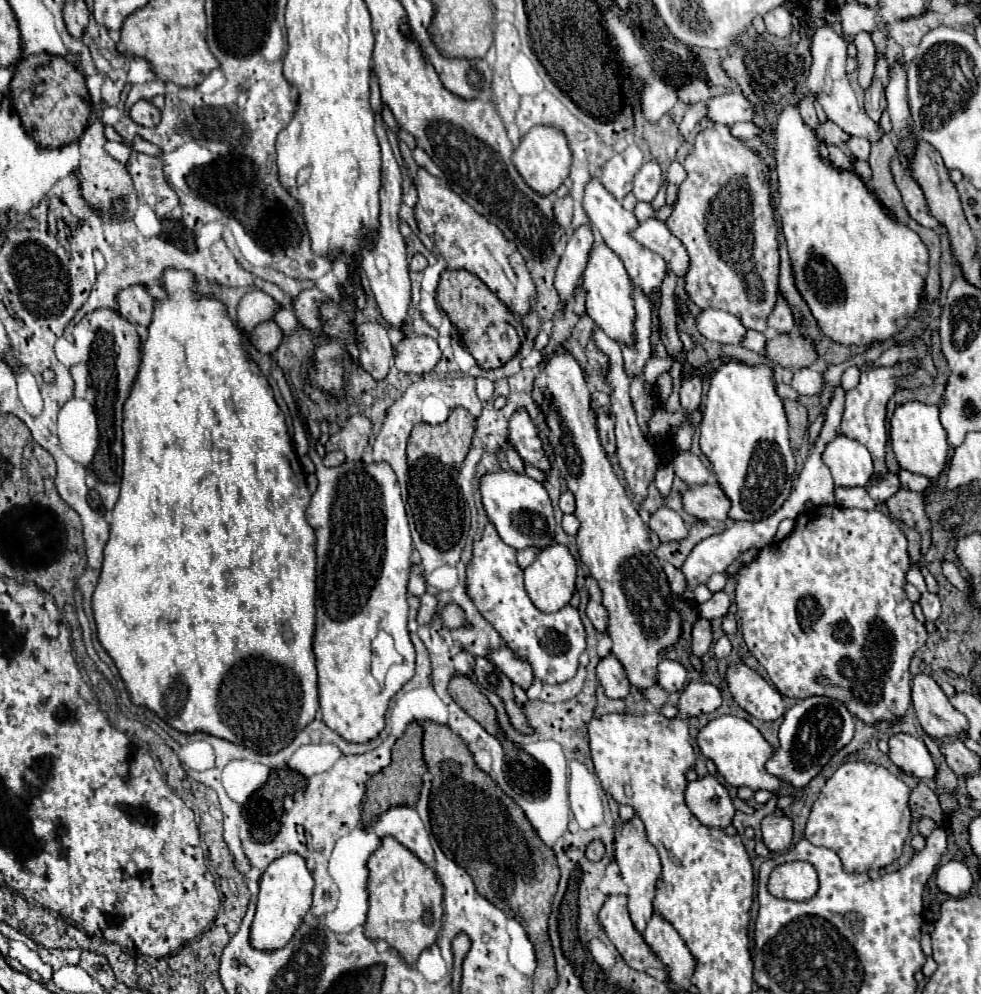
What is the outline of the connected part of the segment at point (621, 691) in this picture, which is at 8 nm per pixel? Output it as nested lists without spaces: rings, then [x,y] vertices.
[[[612,653],[598,663],[596,675],[598,675],[598,681],[600,681],[606,697],[624,699],[628,695],[630,681],[626,677],[626,671],[622,669],[622,663]]]

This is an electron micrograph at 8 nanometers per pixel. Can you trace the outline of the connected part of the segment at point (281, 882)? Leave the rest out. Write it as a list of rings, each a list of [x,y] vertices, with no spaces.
[[[288,853],[288,855],[282,855],[280,859],[276,859],[268,865],[264,875],[260,877],[256,915],[254,915],[254,921],[250,925],[250,945],[256,951],[270,953],[270,951],[286,947],[286,943],[298,931],[304,915],[310,911],[312,887],[314,887],[312,873],[308,871],[306,861],[300,855]]]

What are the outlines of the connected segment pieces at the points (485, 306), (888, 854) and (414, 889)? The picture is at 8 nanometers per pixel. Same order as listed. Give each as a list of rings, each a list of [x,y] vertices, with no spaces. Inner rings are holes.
[[[464,269],[442,271],[440,285],[436,289],[436,301],[456,327],[464,347],[470,351],[470,355],[482,369],[496,369],[518,351],[524,339],[522,323],[514,319],[506,305],[502,305],[502,301],[476,275]]]
[[[868,761],[844,763],[826,781],[814,801],[806,823],[806,839],[832,849],[840,857],[846,873],[878,871],[902,855],[912,821],[908,797],[908,785],[888,769]]]
[[[394,837],[382,839],[382,847],[374,851],[372,857],[368,859],[368,871],[370,871],[368,875],[370,909],[368,909],[368,921],[364,925],[364,933],[372,941],[386,941],[388,947],[396,949],[408,965],[414,965],[420,953],[436,943],[438,933],[442,929],[442,885],[438,885],[434,871],[422,865],[422,861],[418,861],[418,857],[414,857],[406,847],[394,841]]]

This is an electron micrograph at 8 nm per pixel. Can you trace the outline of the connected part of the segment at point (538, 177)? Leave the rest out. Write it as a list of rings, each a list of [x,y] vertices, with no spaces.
[[[534,127],[520,141],[518,149],[512,155],[512,163],[518,169],[518,173],[522,175],[522,179],[526,181],[526,185],[542,197],[552,195],[562,185],[562,181],[568,177],[570,159],[572,159],[572,153],[568,149],[566,137],[554,127]]]

